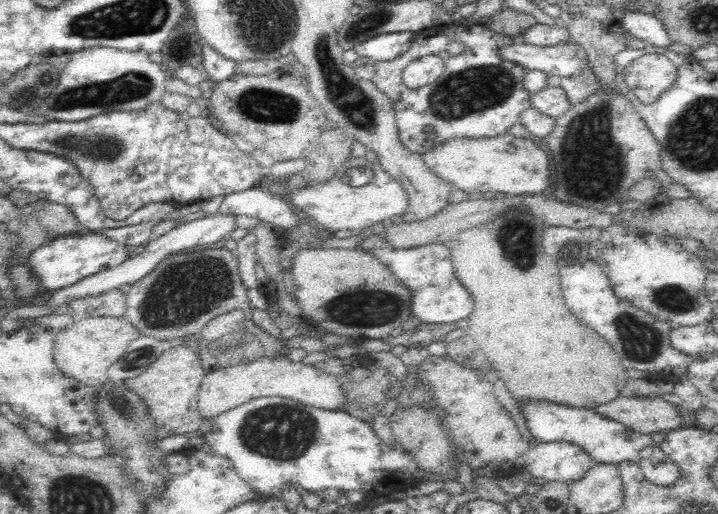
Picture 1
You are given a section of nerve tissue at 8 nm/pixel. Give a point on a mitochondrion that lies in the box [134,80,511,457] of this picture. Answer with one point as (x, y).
(186, 287)

